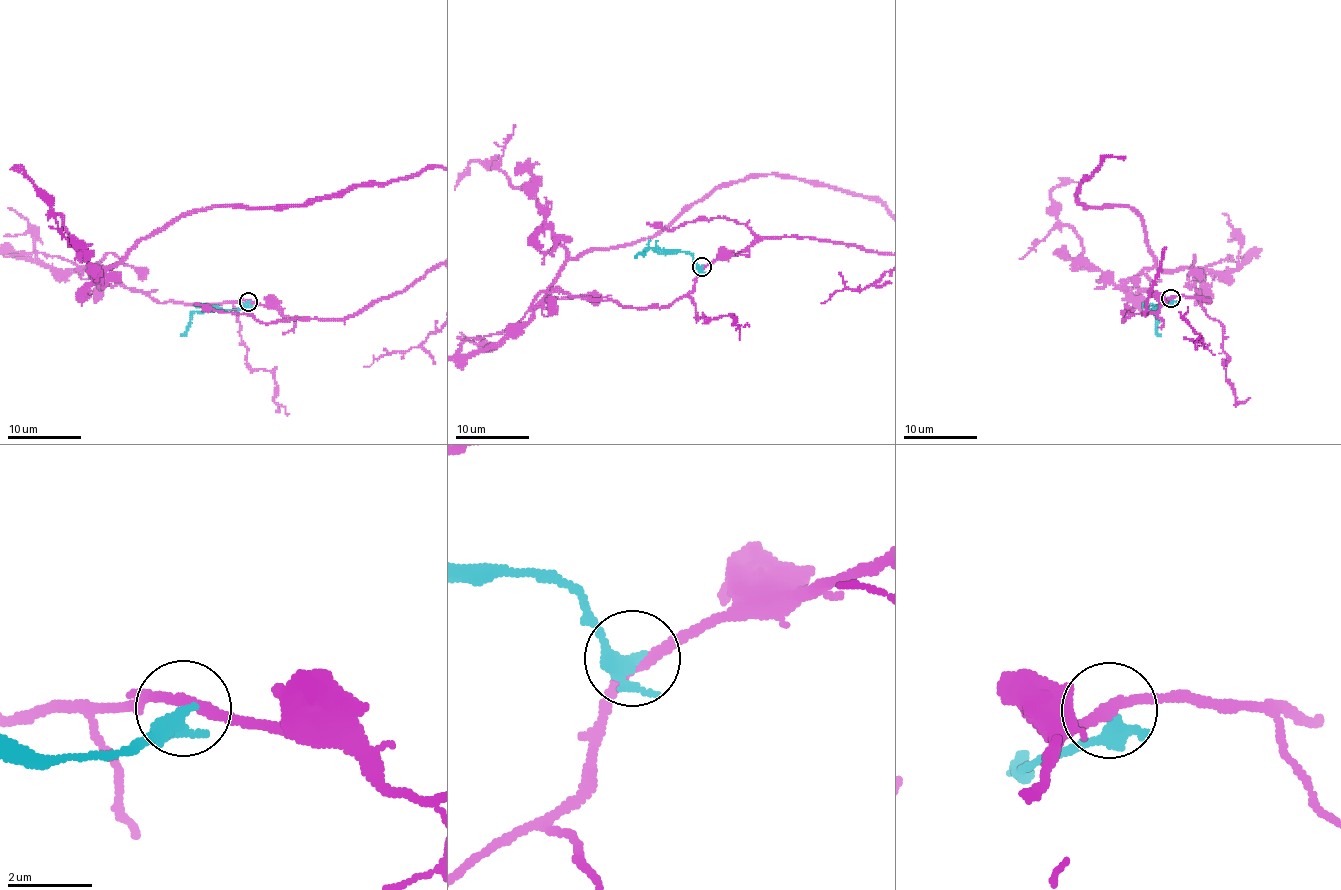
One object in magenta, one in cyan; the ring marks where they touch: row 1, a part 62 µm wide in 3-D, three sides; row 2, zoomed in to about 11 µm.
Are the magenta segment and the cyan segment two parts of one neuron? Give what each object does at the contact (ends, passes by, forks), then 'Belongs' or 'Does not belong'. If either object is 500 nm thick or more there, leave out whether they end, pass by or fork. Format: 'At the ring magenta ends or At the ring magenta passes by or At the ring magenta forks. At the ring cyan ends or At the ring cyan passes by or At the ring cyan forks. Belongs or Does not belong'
At the ring magenta passes by. At the ring cyan passes by. Does not belong

